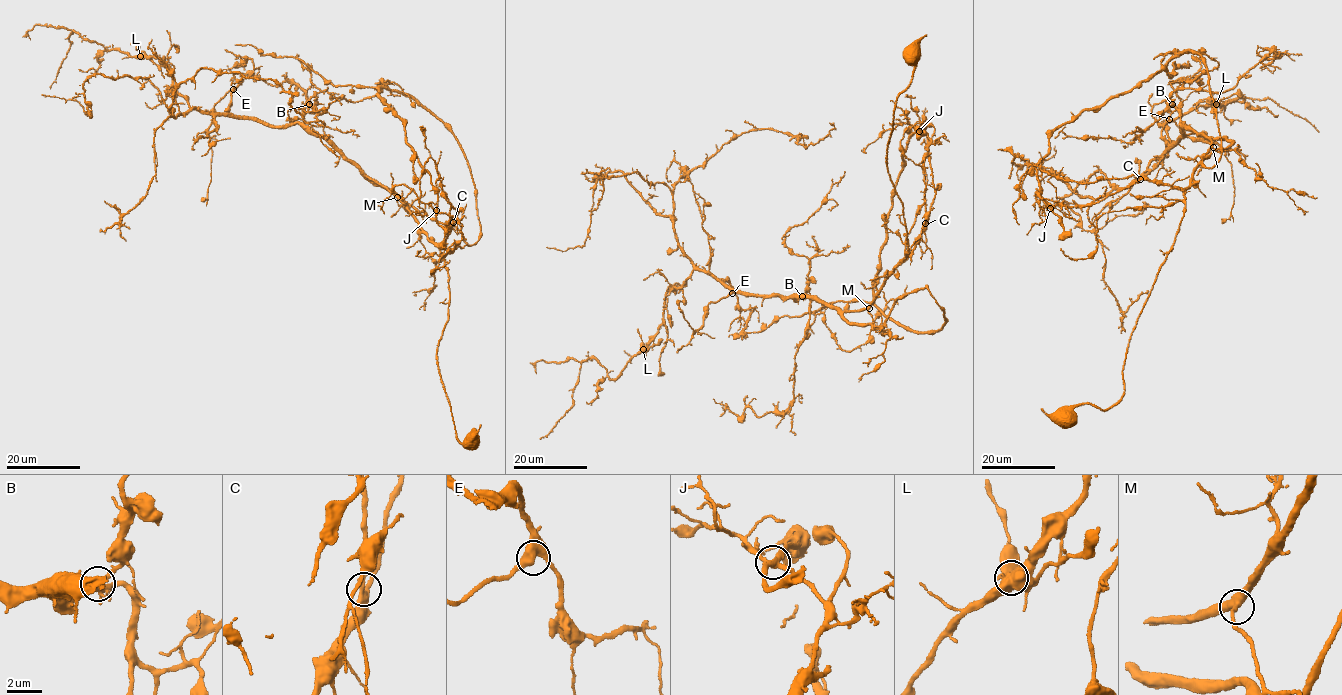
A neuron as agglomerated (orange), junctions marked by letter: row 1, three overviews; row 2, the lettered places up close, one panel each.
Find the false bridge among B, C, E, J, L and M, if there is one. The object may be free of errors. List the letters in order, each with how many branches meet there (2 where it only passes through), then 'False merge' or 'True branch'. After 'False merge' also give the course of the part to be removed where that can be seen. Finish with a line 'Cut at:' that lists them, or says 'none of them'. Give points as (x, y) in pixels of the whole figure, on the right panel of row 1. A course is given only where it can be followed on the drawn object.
B: Branches: 4. True branch
C: Branches: 3. True branch
E: Branches: 3. True branch
J: Branches: 4. True branch
L: Branches: 4. False merge. Course of the part to remove: (1216, 104), (1214, 118)
M: Branches: 3. True branch
Cut at: L

